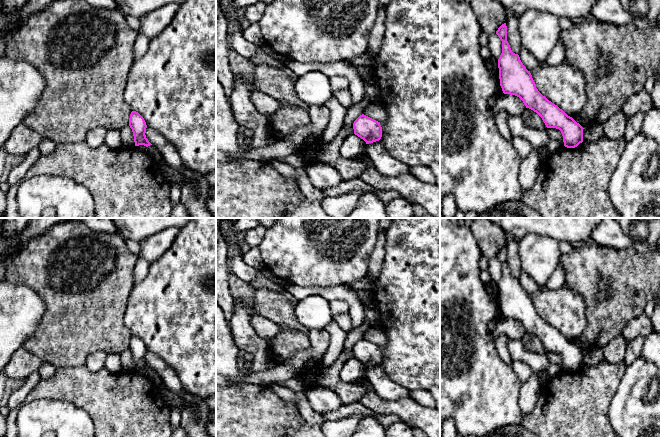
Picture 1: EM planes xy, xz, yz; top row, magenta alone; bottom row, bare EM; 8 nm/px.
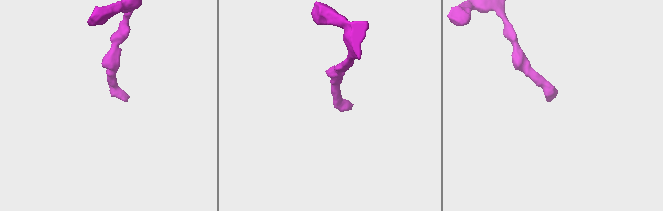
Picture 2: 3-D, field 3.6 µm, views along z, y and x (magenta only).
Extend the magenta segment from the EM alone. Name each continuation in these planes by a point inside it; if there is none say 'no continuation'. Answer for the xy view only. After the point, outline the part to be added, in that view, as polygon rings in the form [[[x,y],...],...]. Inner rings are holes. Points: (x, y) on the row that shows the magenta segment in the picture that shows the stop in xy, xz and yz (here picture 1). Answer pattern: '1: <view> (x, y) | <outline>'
no continuation

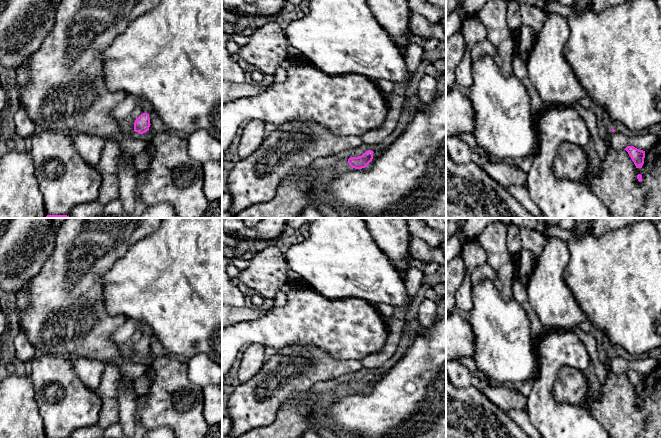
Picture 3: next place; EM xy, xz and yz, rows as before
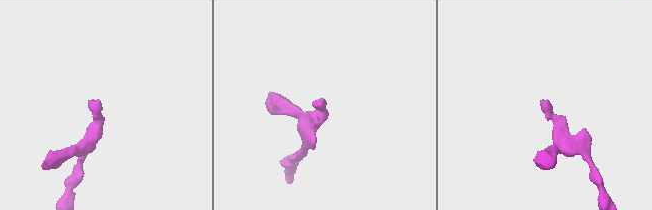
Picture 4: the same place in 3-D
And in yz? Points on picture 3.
no continuation

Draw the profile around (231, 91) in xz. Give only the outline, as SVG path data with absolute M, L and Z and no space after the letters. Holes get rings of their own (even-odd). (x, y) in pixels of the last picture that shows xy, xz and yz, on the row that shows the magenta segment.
M222 81L222 104L240 98L252 97L263 92L264 90L264 86L257 86L246 82L234 83Z

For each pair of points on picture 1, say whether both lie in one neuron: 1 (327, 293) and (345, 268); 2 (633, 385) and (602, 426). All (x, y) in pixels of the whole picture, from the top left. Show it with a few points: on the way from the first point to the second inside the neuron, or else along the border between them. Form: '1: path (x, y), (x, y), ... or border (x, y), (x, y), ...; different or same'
1: border (308, 285), (323, 287), (350, 286); different
2: border (615, 394), (608, 409), (608, 419), (611, 426); different

